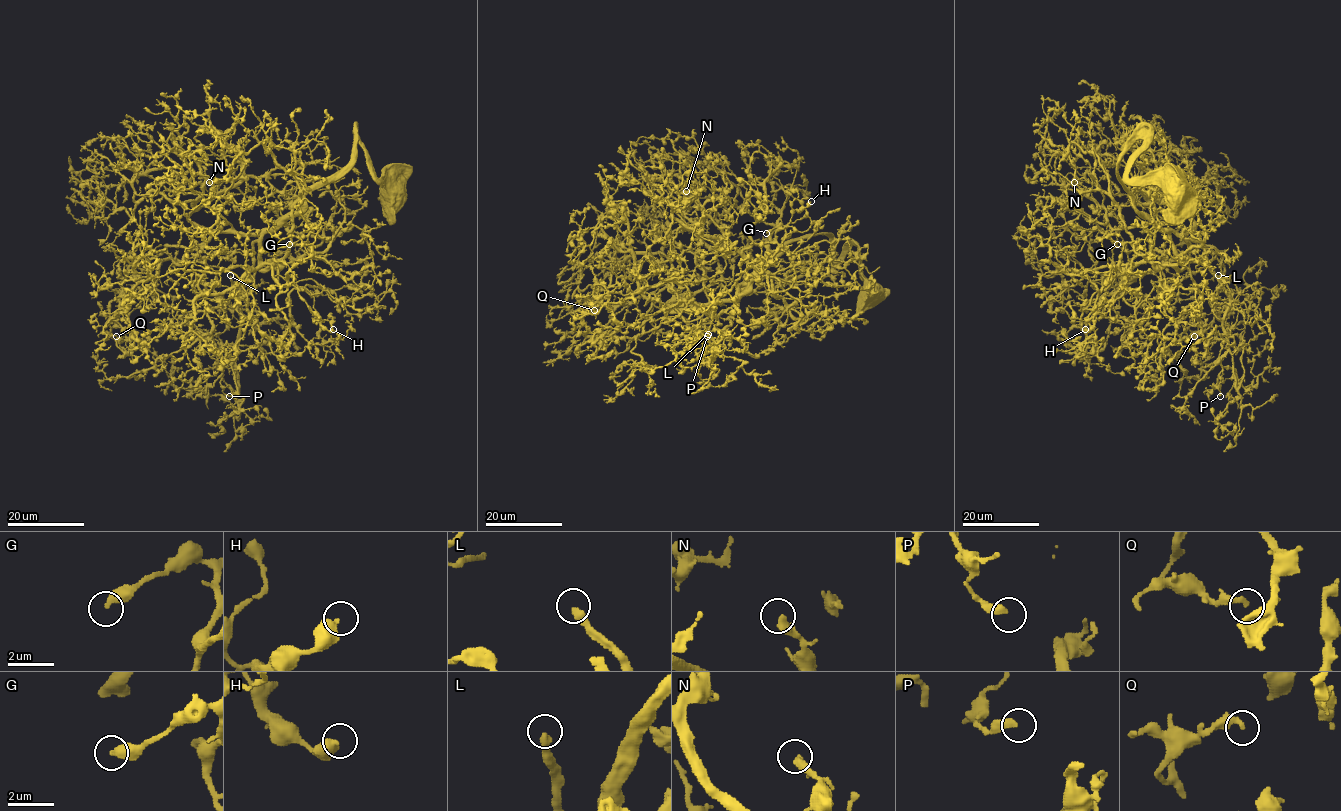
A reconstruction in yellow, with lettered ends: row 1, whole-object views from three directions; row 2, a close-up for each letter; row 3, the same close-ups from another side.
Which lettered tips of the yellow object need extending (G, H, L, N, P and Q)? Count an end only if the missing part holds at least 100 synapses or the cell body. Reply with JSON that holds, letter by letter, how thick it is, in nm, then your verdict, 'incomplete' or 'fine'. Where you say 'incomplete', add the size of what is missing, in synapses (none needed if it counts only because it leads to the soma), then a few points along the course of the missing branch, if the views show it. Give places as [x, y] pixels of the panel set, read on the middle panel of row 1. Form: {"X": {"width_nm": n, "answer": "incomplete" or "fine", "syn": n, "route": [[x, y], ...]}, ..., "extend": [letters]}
{"G": {"width_nm": 400, "answer": "fine"}, "H": {"width_nm": 480, "answer": "fine"}, "L": {"width_nm": 360, "answer": "incomplete", "syn": 180, "route": [[708, 334], [701, 340], [691, 340], [682, 352], [653, 370]]}, "N": {"width_nm": 360, "answer": "fine"}, "P": {"width_nm": 360, "answer": "fine"}, "Q": {"width_nm": 240, "answer": "fine"}, "extend": ["L"]}

